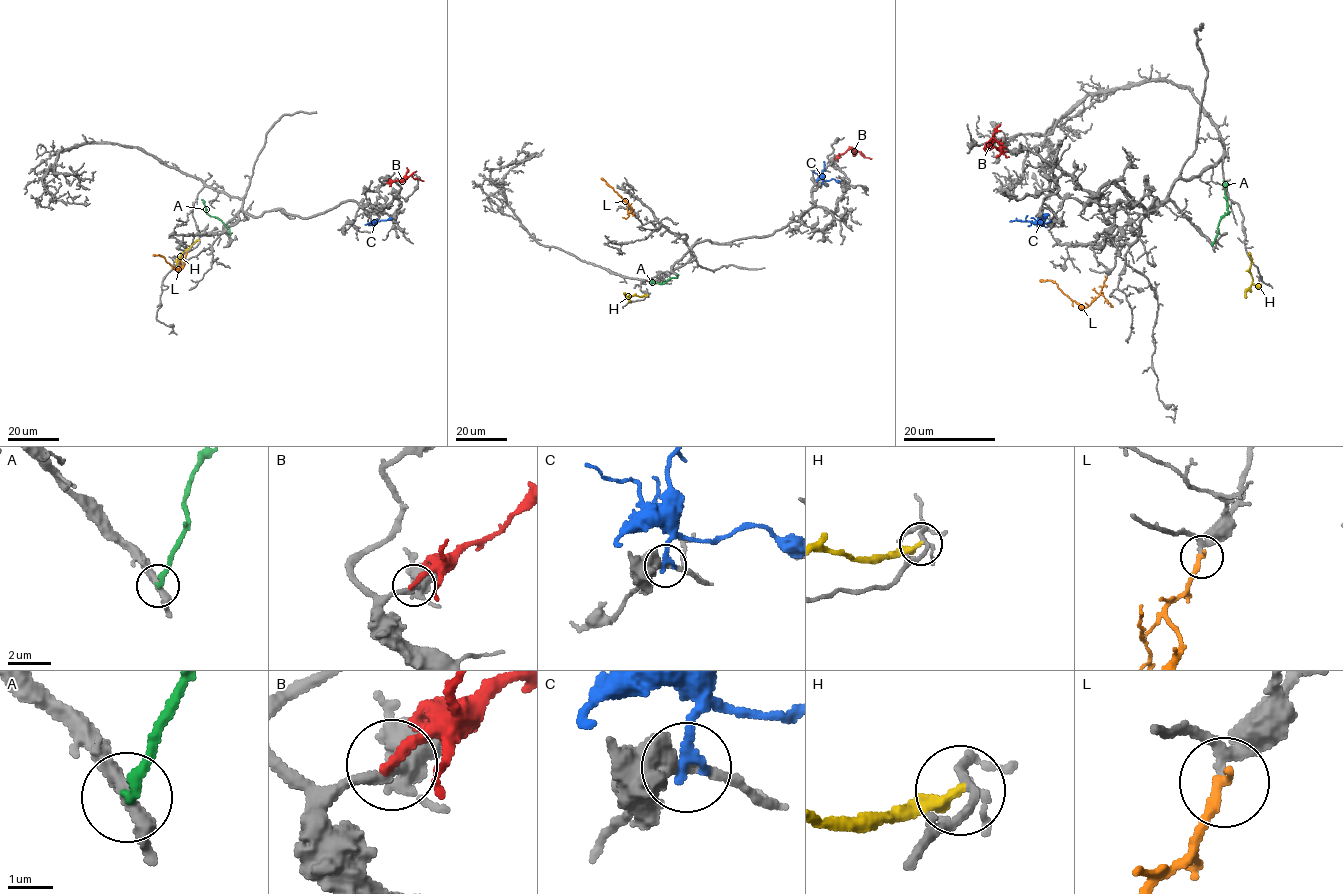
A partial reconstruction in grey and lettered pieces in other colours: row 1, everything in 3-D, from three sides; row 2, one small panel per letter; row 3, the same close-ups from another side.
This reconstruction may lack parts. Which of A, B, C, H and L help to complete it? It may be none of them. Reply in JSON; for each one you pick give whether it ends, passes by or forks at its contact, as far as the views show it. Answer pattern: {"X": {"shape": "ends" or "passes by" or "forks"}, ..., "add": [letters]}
{"B": {"shape": "ends"}, "L": {"shape": "ends"}, "add": ["B", "L"]}

